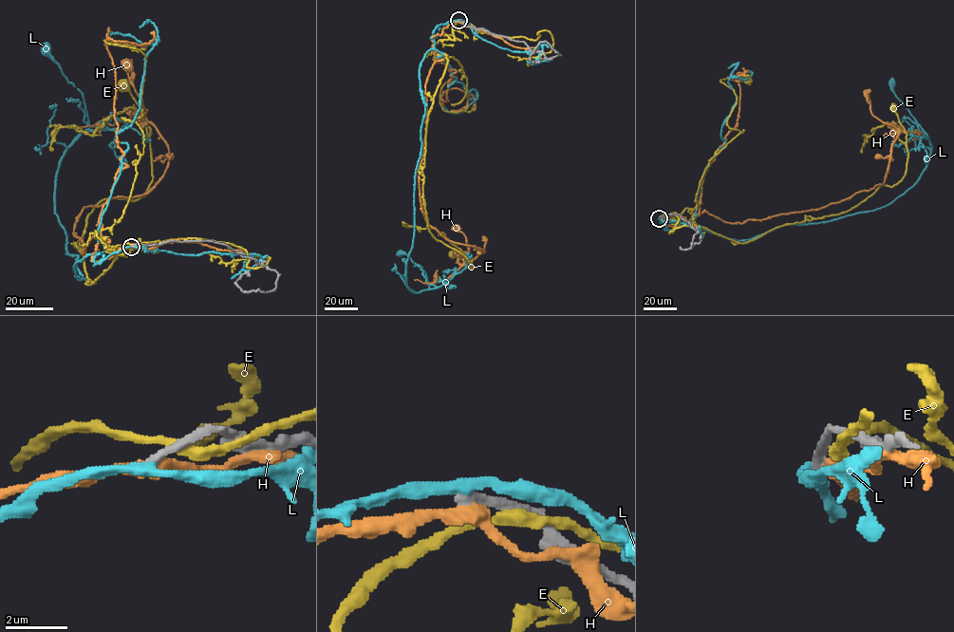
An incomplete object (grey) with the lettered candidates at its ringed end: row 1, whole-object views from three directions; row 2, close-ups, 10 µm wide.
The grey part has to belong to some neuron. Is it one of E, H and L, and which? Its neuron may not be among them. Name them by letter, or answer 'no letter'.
no letter

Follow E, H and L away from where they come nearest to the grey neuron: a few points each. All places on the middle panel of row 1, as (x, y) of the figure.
E: (460, 22), (454, 39), (434, 46), (447, 61), (422, 172), (429, 232), (472, 269), (453, 253)
H: (459, 21), (431, 37), (419, 192), (430, 226), (484, 251), (469, 261), (455, 227)
L: (458, 20), (435, 29), (419, 70), (424, 116), (406, 278), (412, 291), (428, 289), (425, 272), (400, 253)

